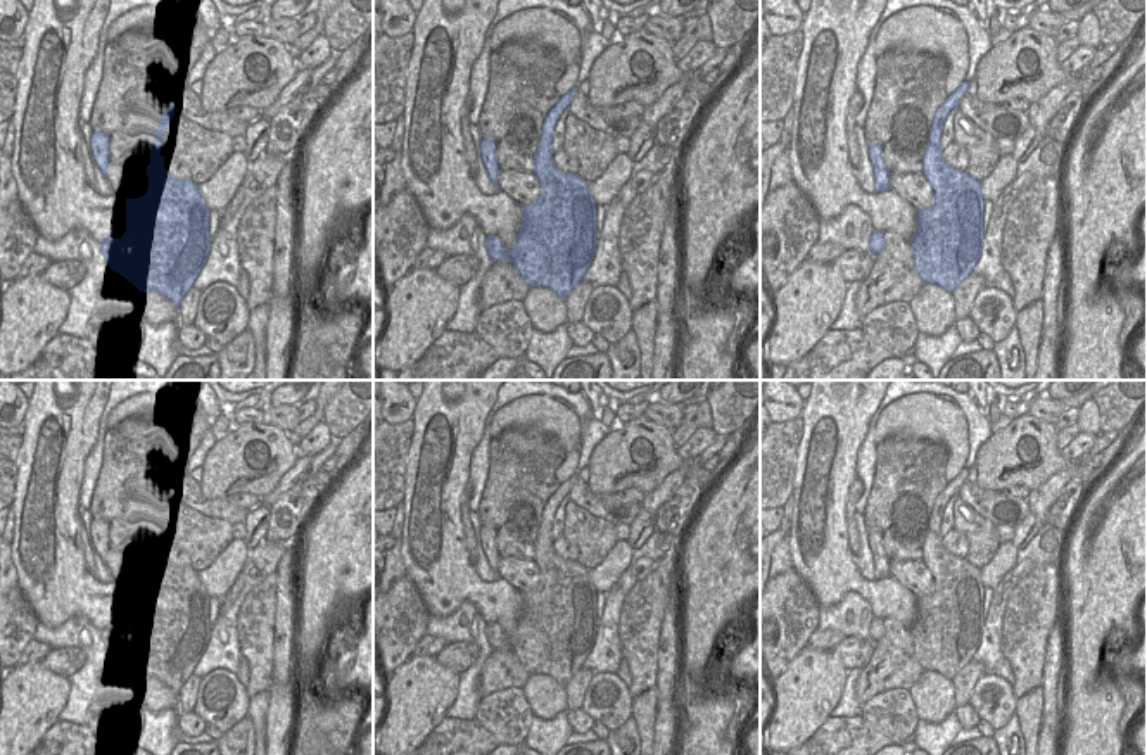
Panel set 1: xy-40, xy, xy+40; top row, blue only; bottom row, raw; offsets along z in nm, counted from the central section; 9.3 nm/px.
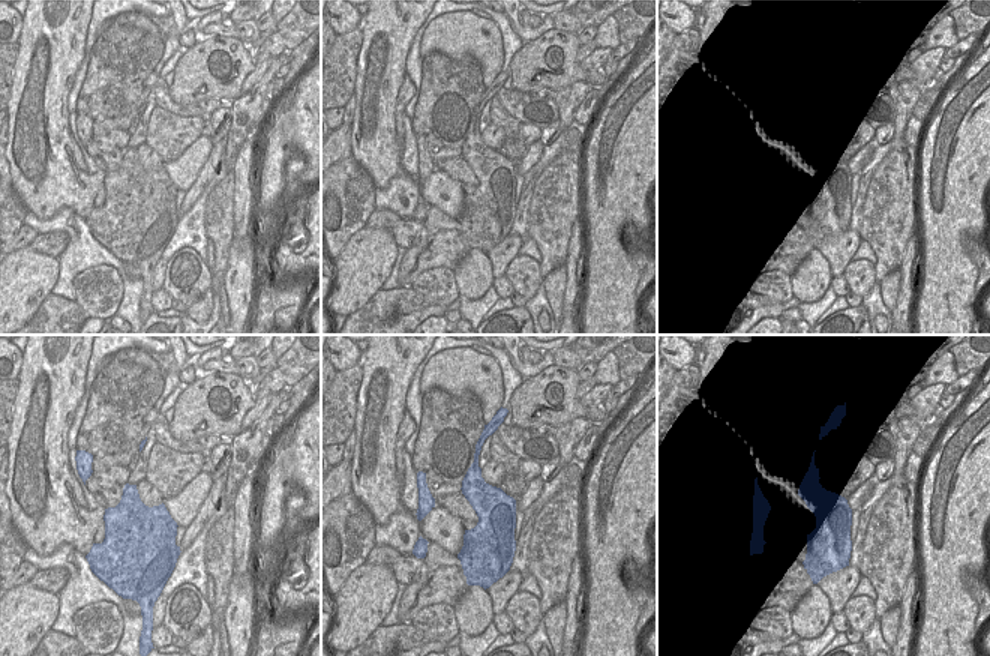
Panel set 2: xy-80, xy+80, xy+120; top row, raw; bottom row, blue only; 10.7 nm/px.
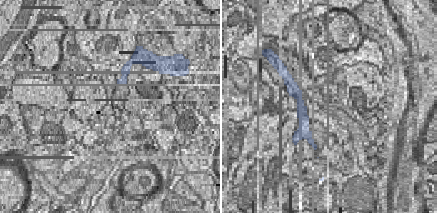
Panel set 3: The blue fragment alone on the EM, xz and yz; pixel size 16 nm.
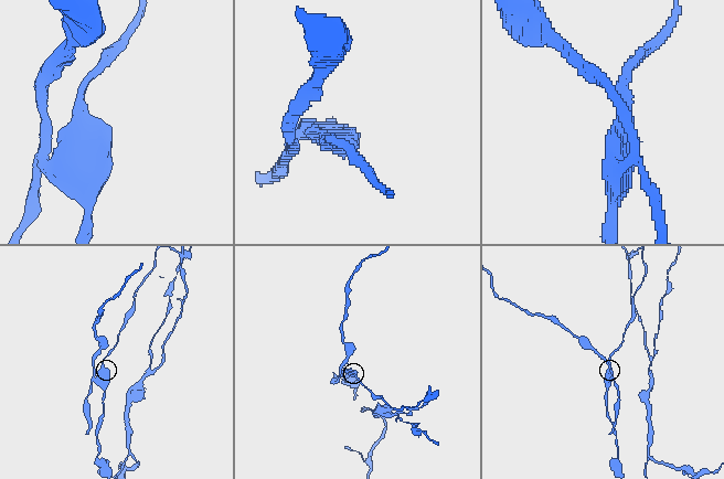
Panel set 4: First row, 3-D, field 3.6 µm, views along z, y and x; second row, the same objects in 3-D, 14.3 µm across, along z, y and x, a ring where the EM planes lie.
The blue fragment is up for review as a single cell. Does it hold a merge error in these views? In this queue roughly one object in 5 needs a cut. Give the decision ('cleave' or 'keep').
cleave

